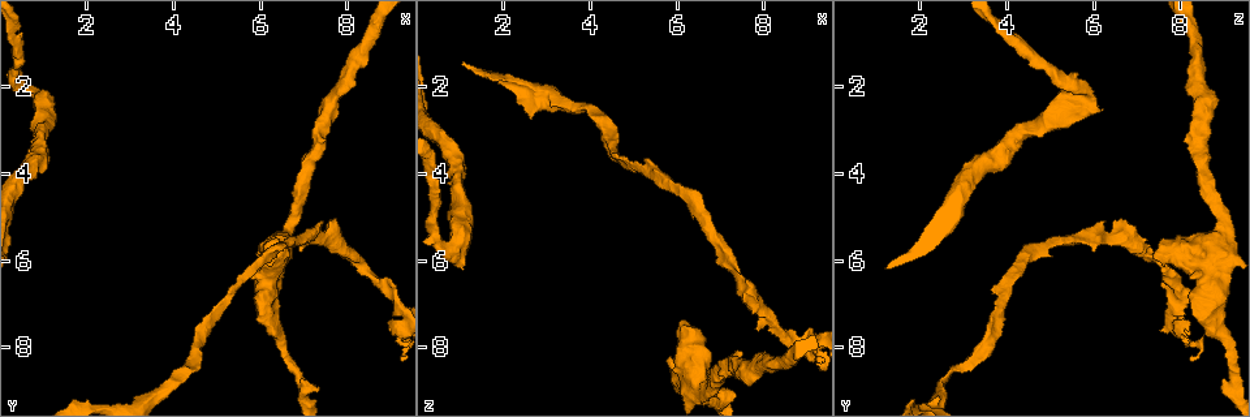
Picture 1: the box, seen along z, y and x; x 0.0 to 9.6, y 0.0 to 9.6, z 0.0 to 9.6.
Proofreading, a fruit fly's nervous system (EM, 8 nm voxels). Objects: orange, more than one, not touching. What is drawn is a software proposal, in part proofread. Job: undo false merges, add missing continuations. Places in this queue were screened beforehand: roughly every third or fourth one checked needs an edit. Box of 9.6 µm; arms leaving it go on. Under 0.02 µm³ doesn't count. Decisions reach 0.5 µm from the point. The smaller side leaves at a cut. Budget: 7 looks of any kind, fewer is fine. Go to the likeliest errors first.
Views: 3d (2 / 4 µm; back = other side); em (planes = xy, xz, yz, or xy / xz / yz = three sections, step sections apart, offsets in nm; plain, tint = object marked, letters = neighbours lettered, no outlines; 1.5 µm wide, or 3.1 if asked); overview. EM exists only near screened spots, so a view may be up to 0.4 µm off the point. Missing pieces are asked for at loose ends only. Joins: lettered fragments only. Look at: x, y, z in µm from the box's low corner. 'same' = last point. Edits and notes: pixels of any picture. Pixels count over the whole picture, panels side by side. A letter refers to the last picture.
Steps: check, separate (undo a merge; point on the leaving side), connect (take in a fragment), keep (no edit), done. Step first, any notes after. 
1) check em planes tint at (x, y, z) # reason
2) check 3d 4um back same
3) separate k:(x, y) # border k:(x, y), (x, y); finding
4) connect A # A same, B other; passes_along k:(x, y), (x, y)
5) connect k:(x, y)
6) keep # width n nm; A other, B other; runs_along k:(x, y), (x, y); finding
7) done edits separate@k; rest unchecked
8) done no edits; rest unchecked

check em xy step 4 tint at (1.05, 2.40, 5.45) # arms part here

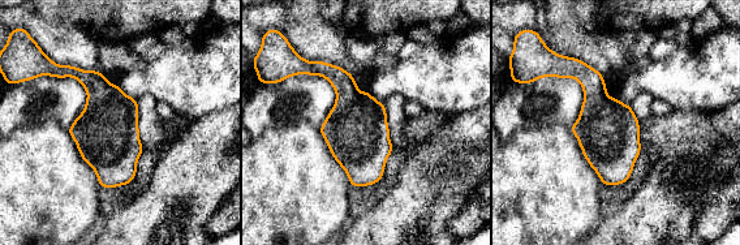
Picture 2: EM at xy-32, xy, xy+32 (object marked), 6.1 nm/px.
check em xy step 4 letters same # what lies round it

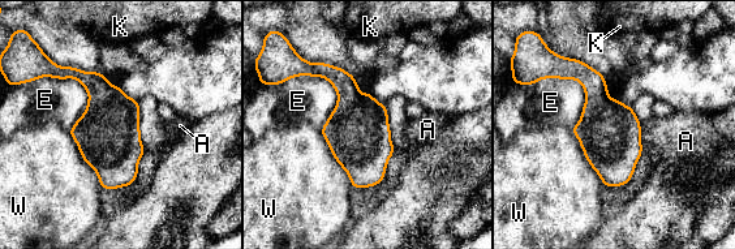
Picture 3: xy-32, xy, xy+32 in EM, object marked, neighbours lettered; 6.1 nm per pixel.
keep # A other, E other, K other, W other; border 3:(559, 78), (585, 97), (571, 129); one cell here

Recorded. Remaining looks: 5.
check 3d 4um at (8.20, 5.85, 7.35) # sudden change in width

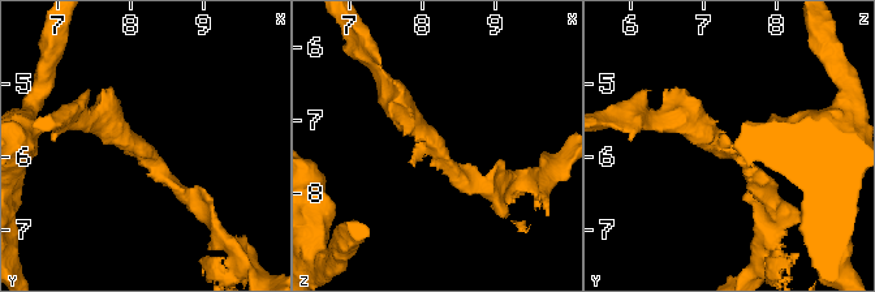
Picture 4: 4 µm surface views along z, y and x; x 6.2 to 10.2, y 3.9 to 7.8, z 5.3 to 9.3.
check em yz step 8 tint at (8.15, 5.90, 7.30) # need the tissue

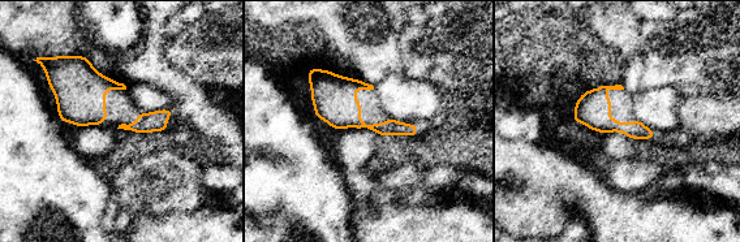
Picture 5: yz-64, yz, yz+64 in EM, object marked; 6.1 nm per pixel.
check em xy step 8 letters same

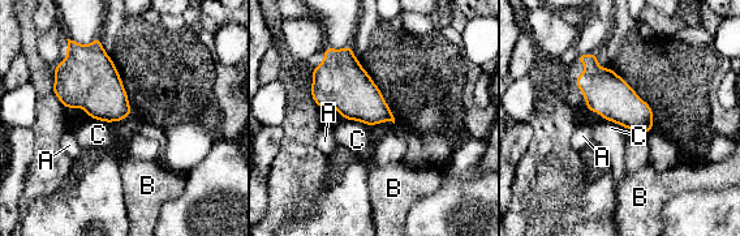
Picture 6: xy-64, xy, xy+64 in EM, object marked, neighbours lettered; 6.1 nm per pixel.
keep # A other, B other, C other; border 6:(344, 118), (360, 120), (369, 125); one cell here

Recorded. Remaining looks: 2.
check em planes tint at (3.50, 9.20, 2.40) # thick turns thin

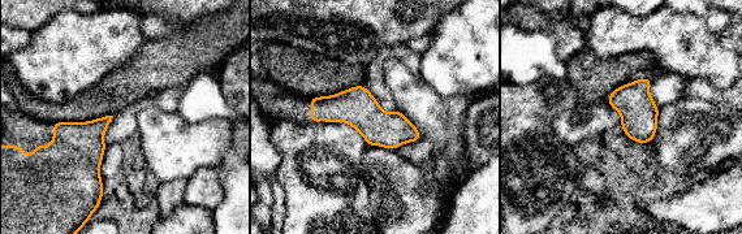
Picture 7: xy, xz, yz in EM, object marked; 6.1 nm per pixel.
check em planes letters same

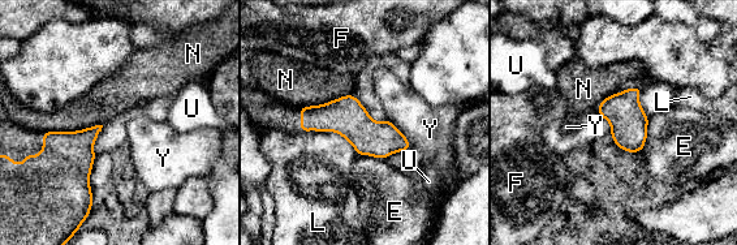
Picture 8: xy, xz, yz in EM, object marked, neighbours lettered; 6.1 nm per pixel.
keep # E other, F other, L other, N other, U other, Y other; border 8:(388, 119), (404, 134), (410, 149); one cell here

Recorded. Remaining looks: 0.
done no edits; rest unchecked

